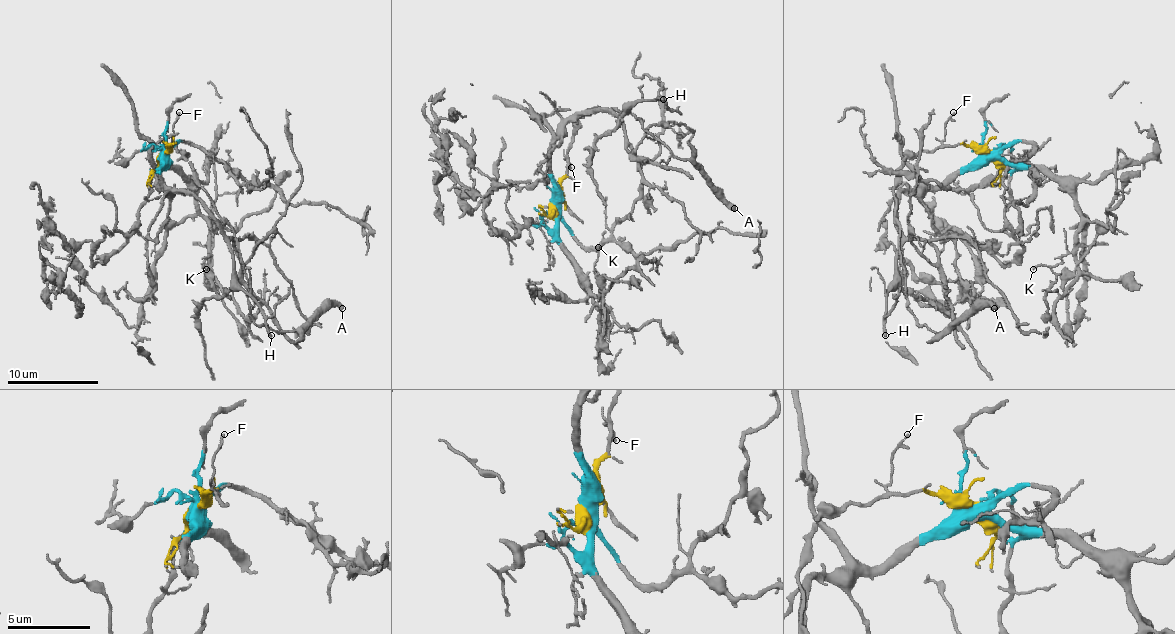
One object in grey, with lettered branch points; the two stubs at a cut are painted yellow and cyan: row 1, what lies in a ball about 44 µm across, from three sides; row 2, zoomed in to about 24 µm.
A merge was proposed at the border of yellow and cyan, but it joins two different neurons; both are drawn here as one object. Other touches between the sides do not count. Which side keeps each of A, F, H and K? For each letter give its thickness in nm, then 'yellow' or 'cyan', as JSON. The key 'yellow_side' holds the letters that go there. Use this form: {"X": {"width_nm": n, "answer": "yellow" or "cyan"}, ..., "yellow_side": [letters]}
{"A": {"width_nm": 440, "answer": "yellow"}, "F": {"width_nm": 130, "answer": "yellow"}, "H": {"width_nm": 220, "answer": "cyan"}, "K": {"width_nm": 150, "answer": "cyan"}, "yellow_side": ["A", "F"]}

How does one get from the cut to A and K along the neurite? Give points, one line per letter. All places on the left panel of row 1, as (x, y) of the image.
A: (162, 156), (173, 145), (180, 152), (234, 233), (257, 324), (298, 331), (332, 306), (343, 308)
K: (164, 156), (164, 163), (171, 165), (196, 195), (196, 208), (209, 226), (211, 251), (202, 263), (207, 270)

